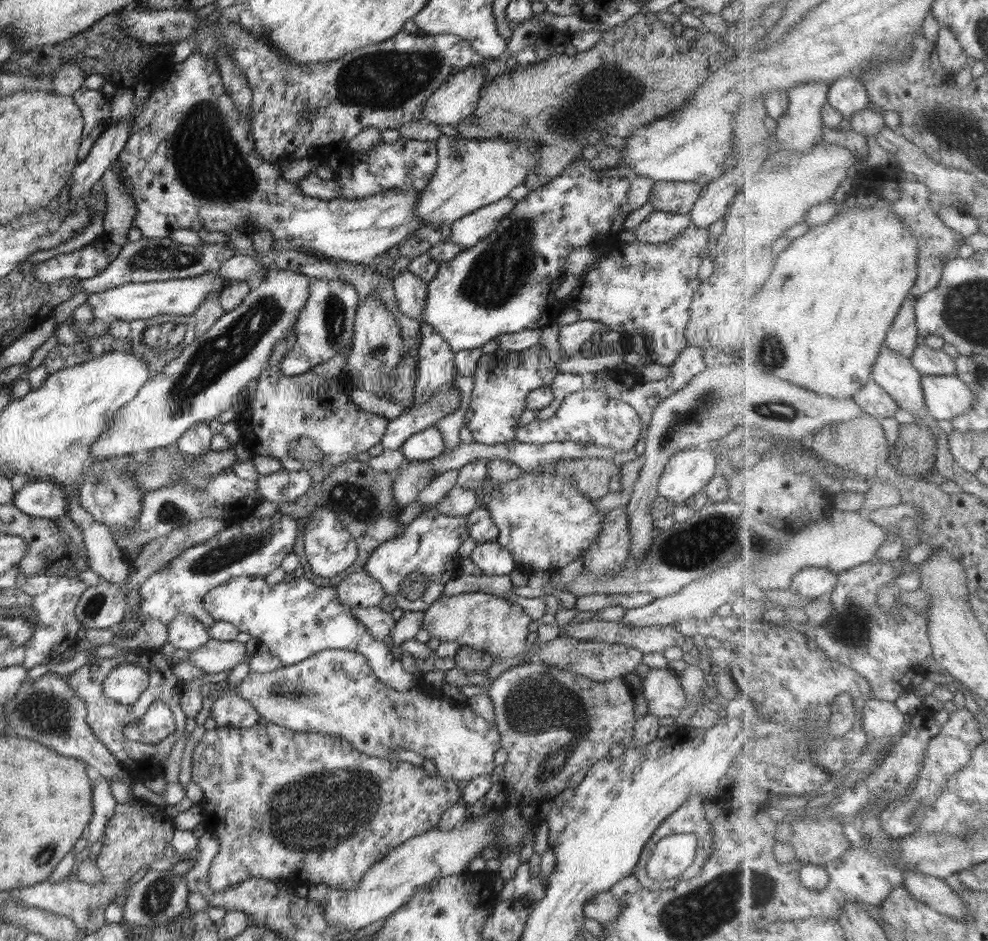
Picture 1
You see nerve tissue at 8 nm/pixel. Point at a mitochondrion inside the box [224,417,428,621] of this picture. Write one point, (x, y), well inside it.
(362, 504)

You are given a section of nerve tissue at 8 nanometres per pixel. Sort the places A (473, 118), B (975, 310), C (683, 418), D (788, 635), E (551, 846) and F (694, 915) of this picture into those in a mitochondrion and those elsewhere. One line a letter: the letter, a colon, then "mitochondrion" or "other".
A: other
B: mitochondrion
C: mitochondrion
D: other
E: other
F: mitochondrion

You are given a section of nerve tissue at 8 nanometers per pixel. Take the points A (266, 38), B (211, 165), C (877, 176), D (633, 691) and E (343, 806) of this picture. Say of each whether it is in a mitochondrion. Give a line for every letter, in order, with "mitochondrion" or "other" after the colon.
A: other
B: mitochondrion
C: other
D: other
E: mitochondrion

